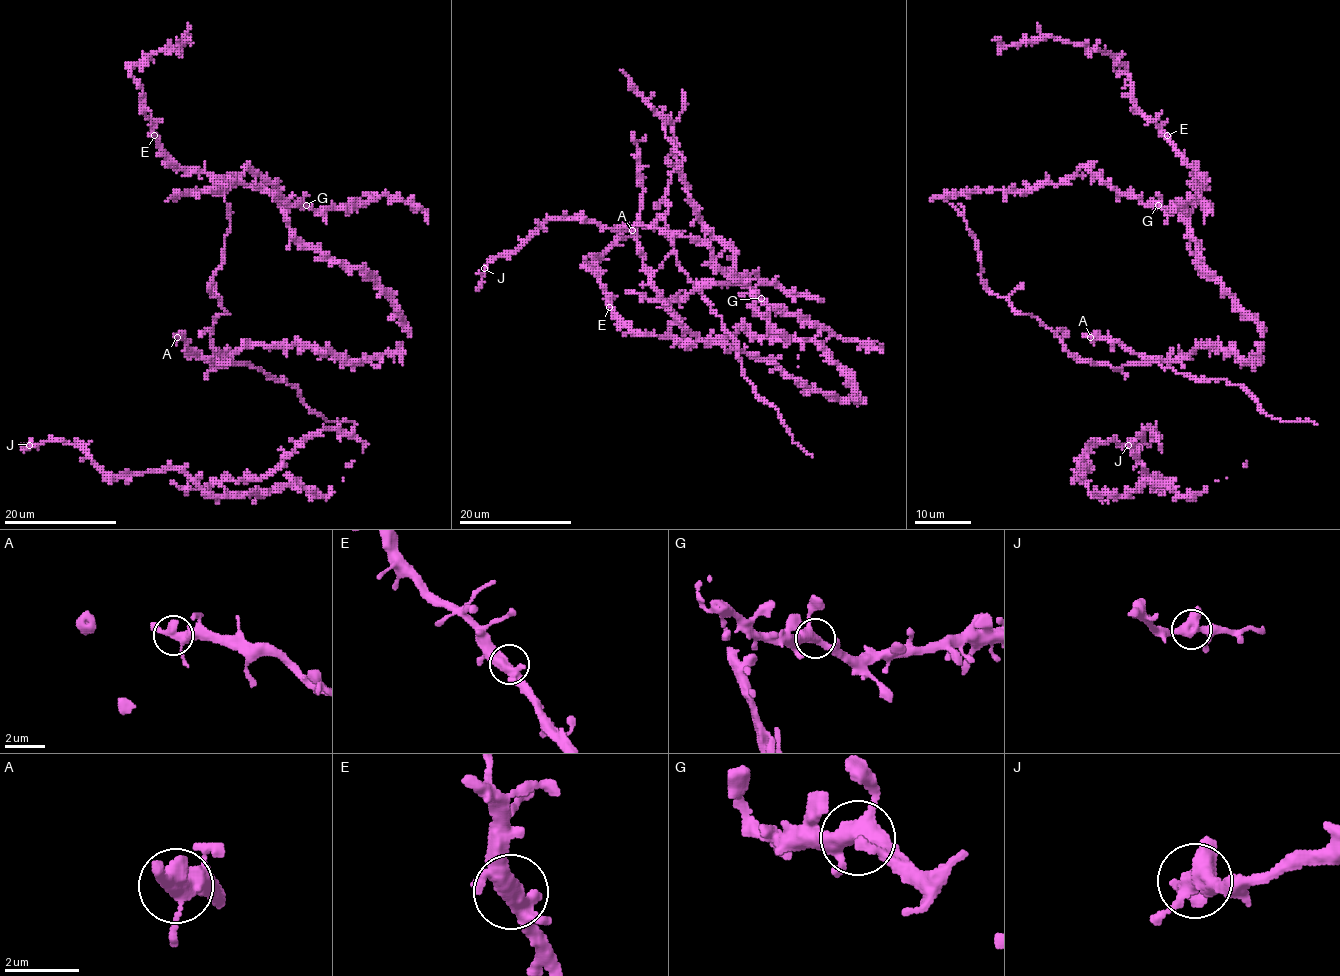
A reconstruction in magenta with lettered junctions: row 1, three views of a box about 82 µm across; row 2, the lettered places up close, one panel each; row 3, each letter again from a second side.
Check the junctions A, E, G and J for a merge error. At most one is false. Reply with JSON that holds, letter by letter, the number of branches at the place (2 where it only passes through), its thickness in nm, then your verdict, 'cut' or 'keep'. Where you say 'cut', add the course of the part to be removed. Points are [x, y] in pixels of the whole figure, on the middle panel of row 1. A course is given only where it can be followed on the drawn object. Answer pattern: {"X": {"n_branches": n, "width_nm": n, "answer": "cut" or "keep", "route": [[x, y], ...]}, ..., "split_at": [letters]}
{"A": {"n_branches": 3, "width_nm": 400, "answer": "keep"}, "E": {"n_branches": 3, "width_nm": 400, "answer": "keep"}, "G": {"n_branches": 3, "width_nm": 400, "answer": "keep"}, "J": {"n_branches": 3, "width_nm": 400, "answer": "keep"}, "split_at": []}

